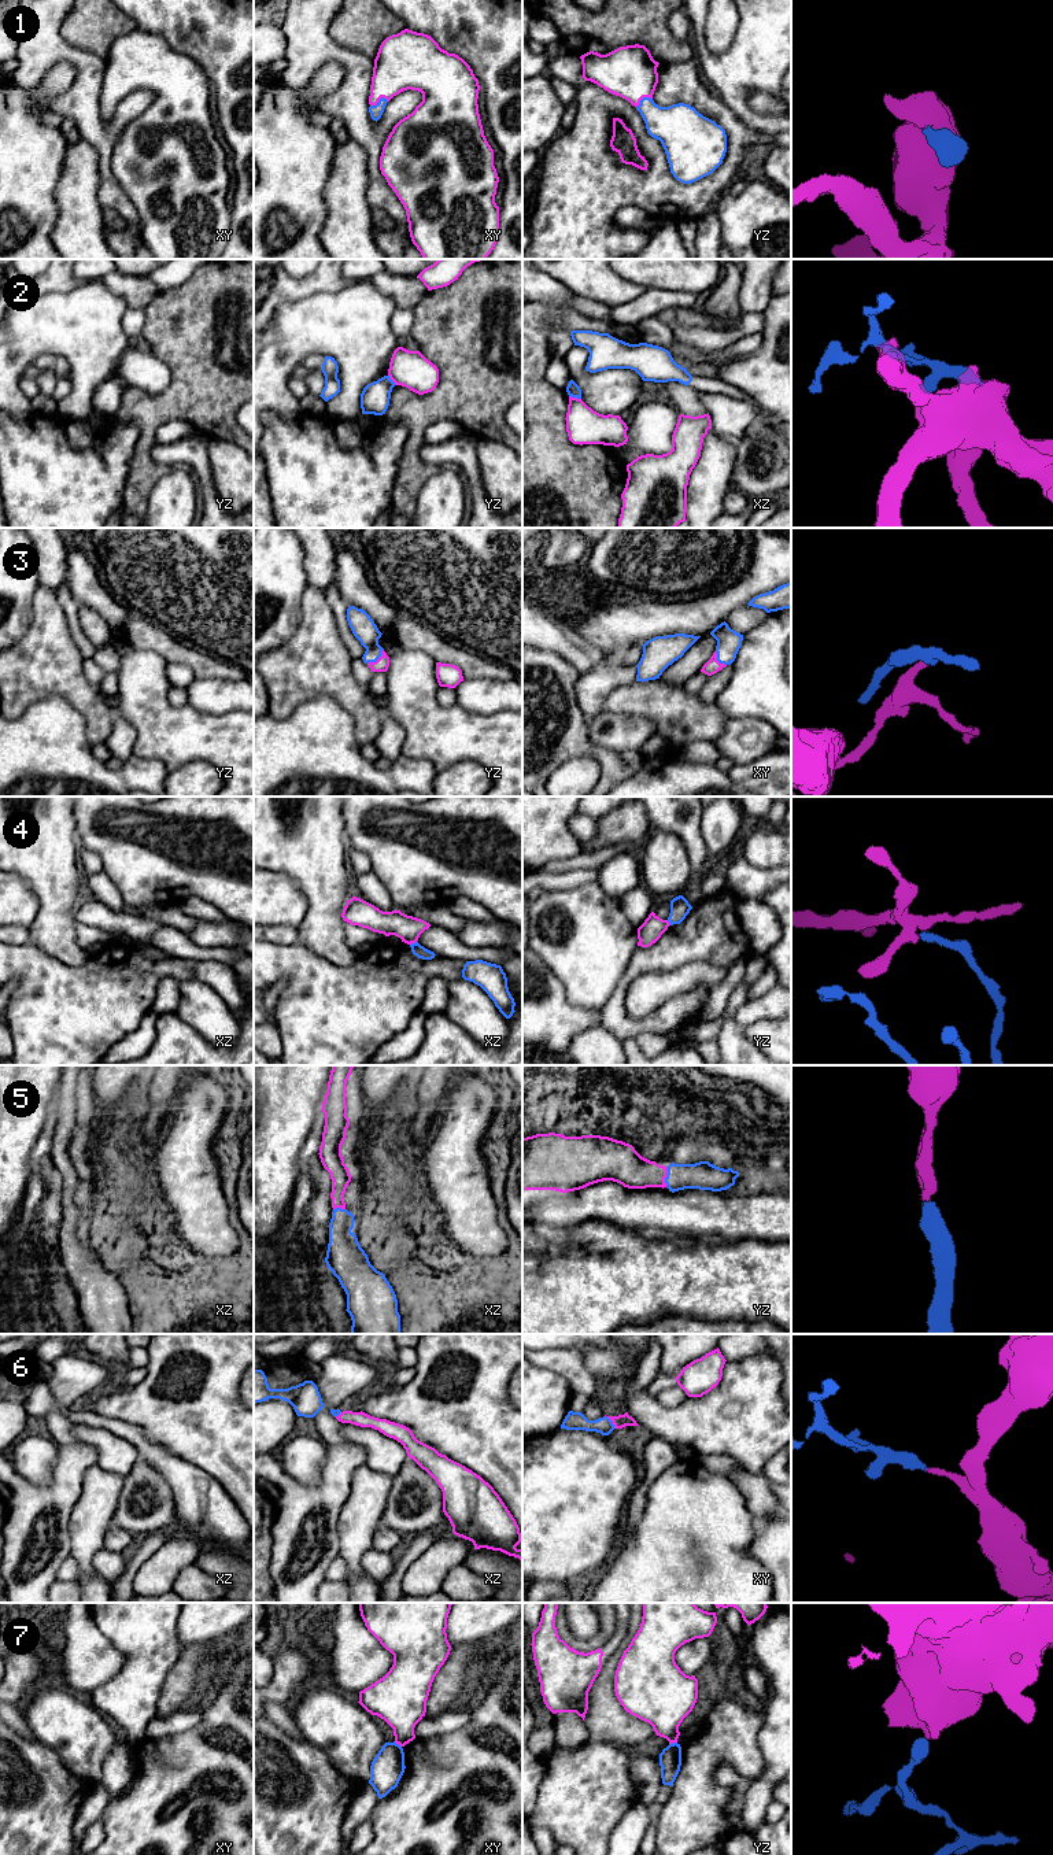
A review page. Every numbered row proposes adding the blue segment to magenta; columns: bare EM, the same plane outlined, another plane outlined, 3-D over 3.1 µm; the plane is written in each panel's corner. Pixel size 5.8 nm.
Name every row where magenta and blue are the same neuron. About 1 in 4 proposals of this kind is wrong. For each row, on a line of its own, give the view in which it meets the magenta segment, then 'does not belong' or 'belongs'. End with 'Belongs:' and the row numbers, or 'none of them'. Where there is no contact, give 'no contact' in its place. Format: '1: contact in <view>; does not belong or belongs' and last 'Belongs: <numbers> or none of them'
1: contact in xy; belongs
2: contact in xz; does not belong
3: contact in yz; belongs
4: contact in xz; does not belong
5: contact in yz; belongs
6: contact in xy; belongs
7: contact in yz; does not belong
Belongs: 1, 3, 5, 6

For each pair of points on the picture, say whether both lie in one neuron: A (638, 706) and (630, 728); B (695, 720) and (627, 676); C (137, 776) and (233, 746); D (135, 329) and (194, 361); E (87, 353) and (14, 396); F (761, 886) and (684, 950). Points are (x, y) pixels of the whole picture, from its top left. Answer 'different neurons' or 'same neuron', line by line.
A: different neurons
B: different neurons
C: different neurons
D: different neurons
E: same neuron
F: different neurons

